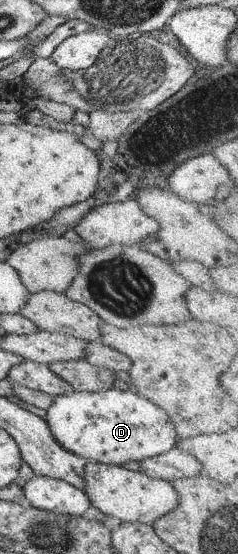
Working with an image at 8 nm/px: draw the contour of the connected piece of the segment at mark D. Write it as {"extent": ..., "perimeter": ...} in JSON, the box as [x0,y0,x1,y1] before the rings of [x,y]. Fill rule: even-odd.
{"extent":[43,387,178,466],"perimeter":[[[112,387],[95,393],[71,392],[54,398],[50,408],[46,409],[43,419],[49,424],[53,437],[63,449],[85,458],[88,462],[121,466],[124,462],[146,459],[167,453],[178,443],[177,432],[170,417],[159,406],[134,392],[120,391]]]}

